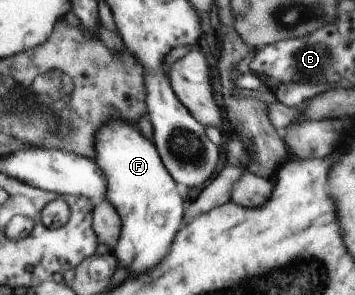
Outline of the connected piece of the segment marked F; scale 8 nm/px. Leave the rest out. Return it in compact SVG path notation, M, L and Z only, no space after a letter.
M122 119L107 121L101 129L97 130L94 139L93 162L103 173L106 182L106 191L102 200L114 207L121 220L121 233L116 246L111 251L116 256L118 267L128 269L128 277L150 272L152 266L156 268L156 264L160 264L160 258L166 254L172 242L172 236L178 232L182 224L184 206L182 206L180 194L176 192L173 177L165 169L157 147L139 131L136 124L130 124Z

